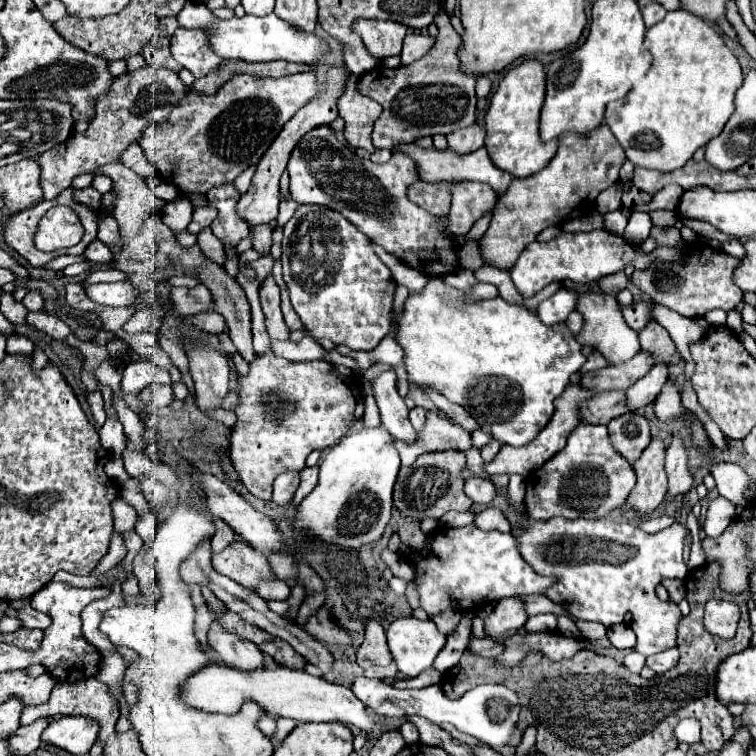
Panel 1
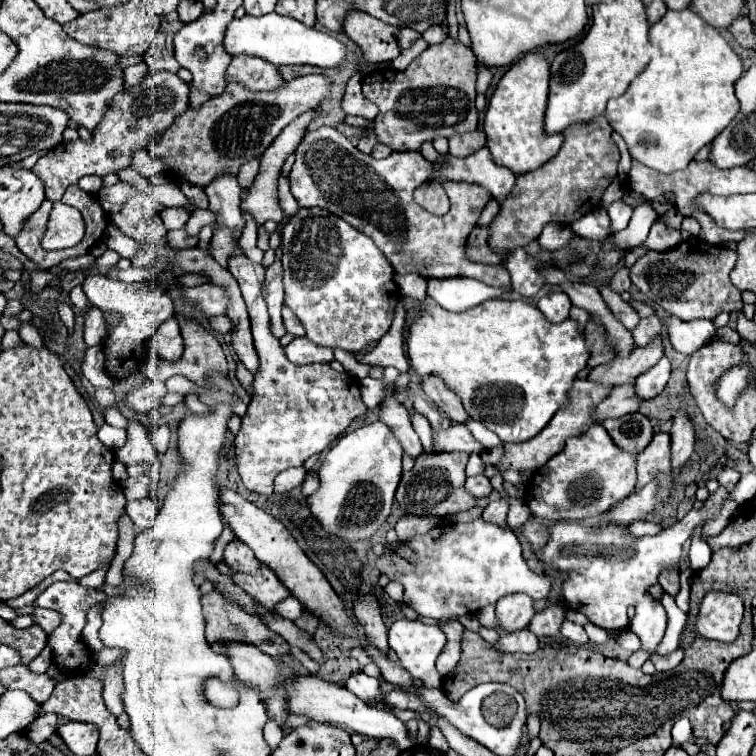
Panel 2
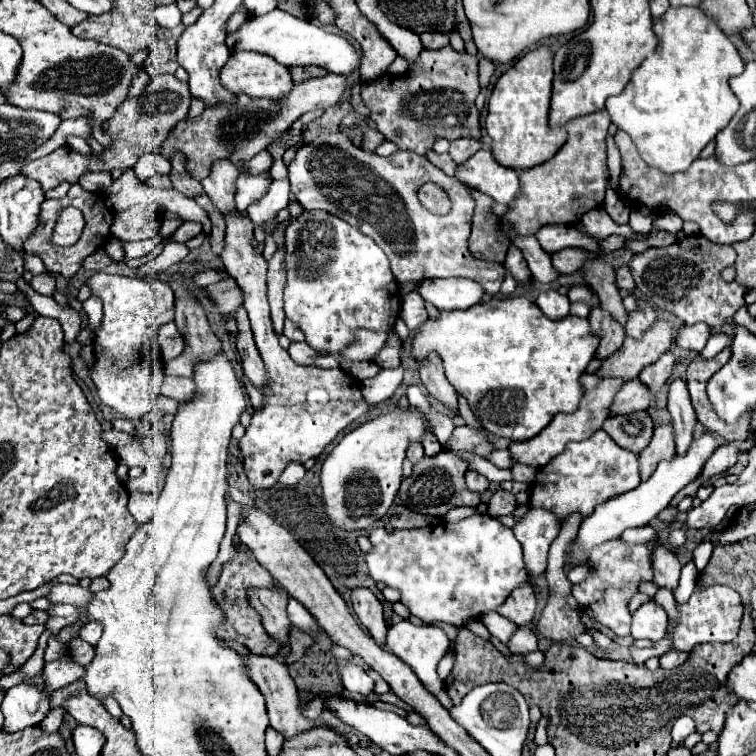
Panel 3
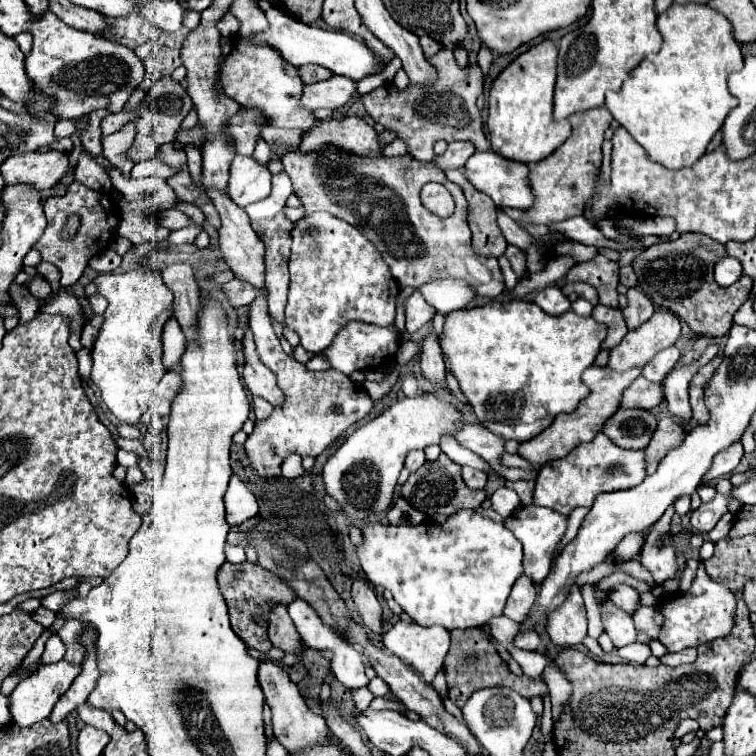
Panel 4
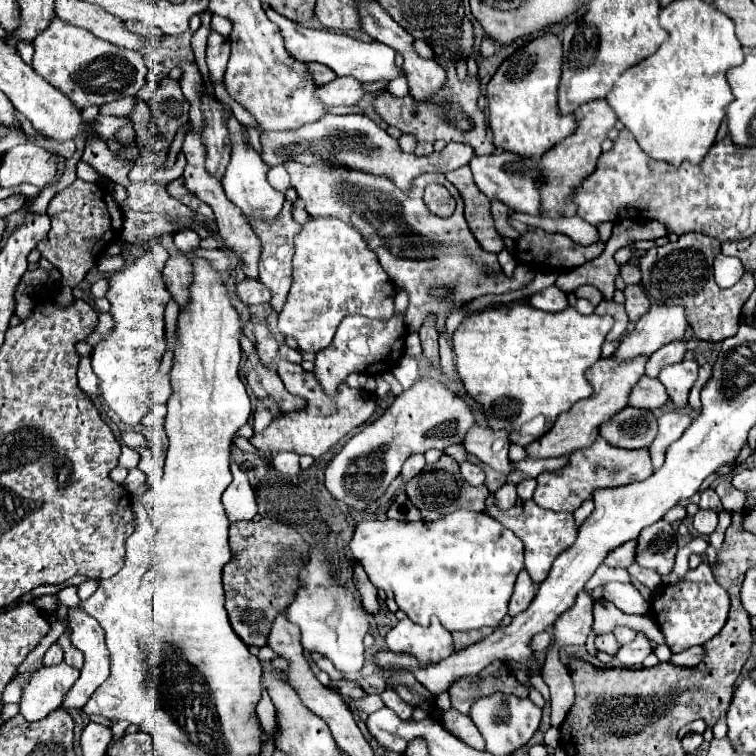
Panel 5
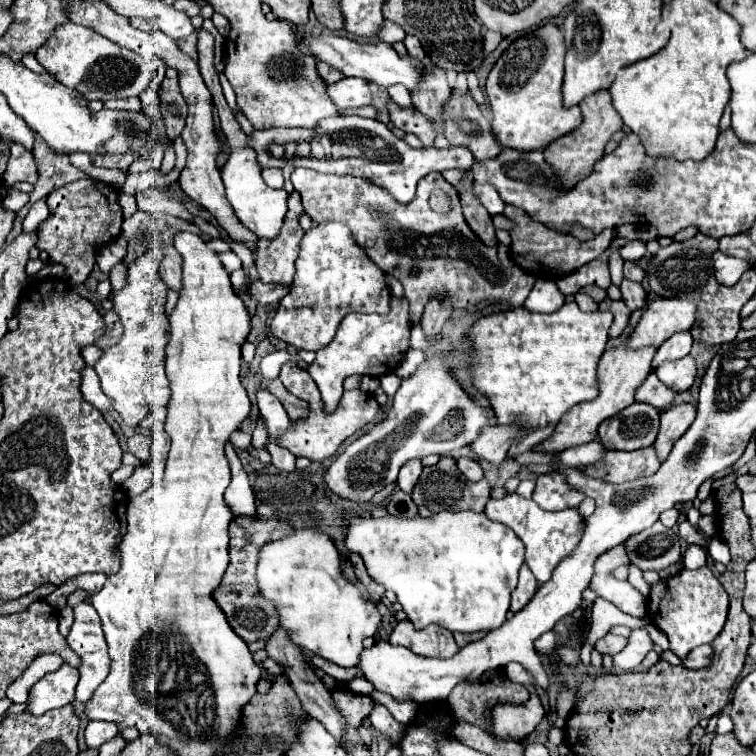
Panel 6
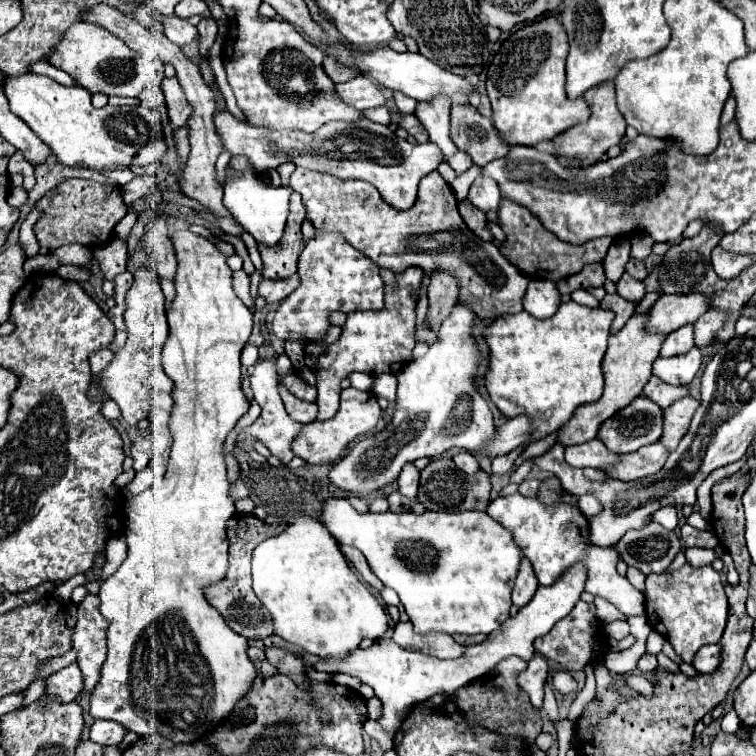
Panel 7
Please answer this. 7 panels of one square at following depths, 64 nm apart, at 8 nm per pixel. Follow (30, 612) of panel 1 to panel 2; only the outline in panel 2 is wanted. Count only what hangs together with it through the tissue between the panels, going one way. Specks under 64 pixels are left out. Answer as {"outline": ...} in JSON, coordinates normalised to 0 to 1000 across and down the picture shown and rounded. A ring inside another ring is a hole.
{"outline":[[[48,804],[42,812],[45,825],[50,825],[53,831],[61,833],[61,839],[66,839],[77,825],[79,825],[79,812],[71,807],[61,807],[61,804]]]}

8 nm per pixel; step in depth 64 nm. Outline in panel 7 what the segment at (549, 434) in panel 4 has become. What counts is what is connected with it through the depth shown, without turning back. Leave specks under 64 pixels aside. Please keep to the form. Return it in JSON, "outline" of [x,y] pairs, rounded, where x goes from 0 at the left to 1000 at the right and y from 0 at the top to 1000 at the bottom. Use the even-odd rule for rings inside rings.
{"outline":[[[839,415],[817,442],[807,444],[804,463],[796,476],[799,519],[796,519],[794,529],[783,532],[783,534],[770,534],[757,548],[757,556],[751,556],[751,561],[746,561],[743,569],[738,569],[735,585],[746,587],[746,590],[757,590],[757,587],[770,587],[770,585],[788,579],[794,561],[799,556],[804,556],[810,548],[815,548],[820,540],[831,537],[849,519],[852,508],[862,497],[862,479],[870,474],[873,458],[878,452],[878,444],[852,439],[854,423],[857,423],[857,415]]]}

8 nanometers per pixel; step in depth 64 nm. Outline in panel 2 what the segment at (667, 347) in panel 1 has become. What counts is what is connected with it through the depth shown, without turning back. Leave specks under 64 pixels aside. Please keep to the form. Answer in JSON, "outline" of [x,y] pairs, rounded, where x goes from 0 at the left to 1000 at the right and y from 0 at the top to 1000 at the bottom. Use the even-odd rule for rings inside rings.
{"outline":[[[862,418],[857,423],[847,423],[847,429],[836,437],[836,444],[844,458],[860,455],[868,444],[876,444],[876,426],[868,418]]]}

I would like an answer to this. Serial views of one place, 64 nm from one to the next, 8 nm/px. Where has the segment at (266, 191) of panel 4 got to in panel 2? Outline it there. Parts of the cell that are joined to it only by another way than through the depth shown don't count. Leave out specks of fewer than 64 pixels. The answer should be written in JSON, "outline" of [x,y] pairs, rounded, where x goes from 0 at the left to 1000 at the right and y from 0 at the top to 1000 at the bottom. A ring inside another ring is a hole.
{"outline":[[[323,283],[325,300],[315,317],[316,325],[323,329],[333,329],[340,324],[340,296],[331,283]]]}

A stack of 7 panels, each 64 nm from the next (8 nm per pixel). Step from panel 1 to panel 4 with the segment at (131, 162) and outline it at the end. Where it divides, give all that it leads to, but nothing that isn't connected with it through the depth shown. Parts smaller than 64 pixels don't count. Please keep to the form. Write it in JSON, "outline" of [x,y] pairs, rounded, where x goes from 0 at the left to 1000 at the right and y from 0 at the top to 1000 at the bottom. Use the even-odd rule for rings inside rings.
{"outline":[[[201,209],[201,212],[190,212],[190,214],[183,214],[177,217],[175,222],[175,235],[190,235],[190,233],[212,233],[212,235],[225,235],[233,225],[220,220],[214,212],[209,209]]]}

